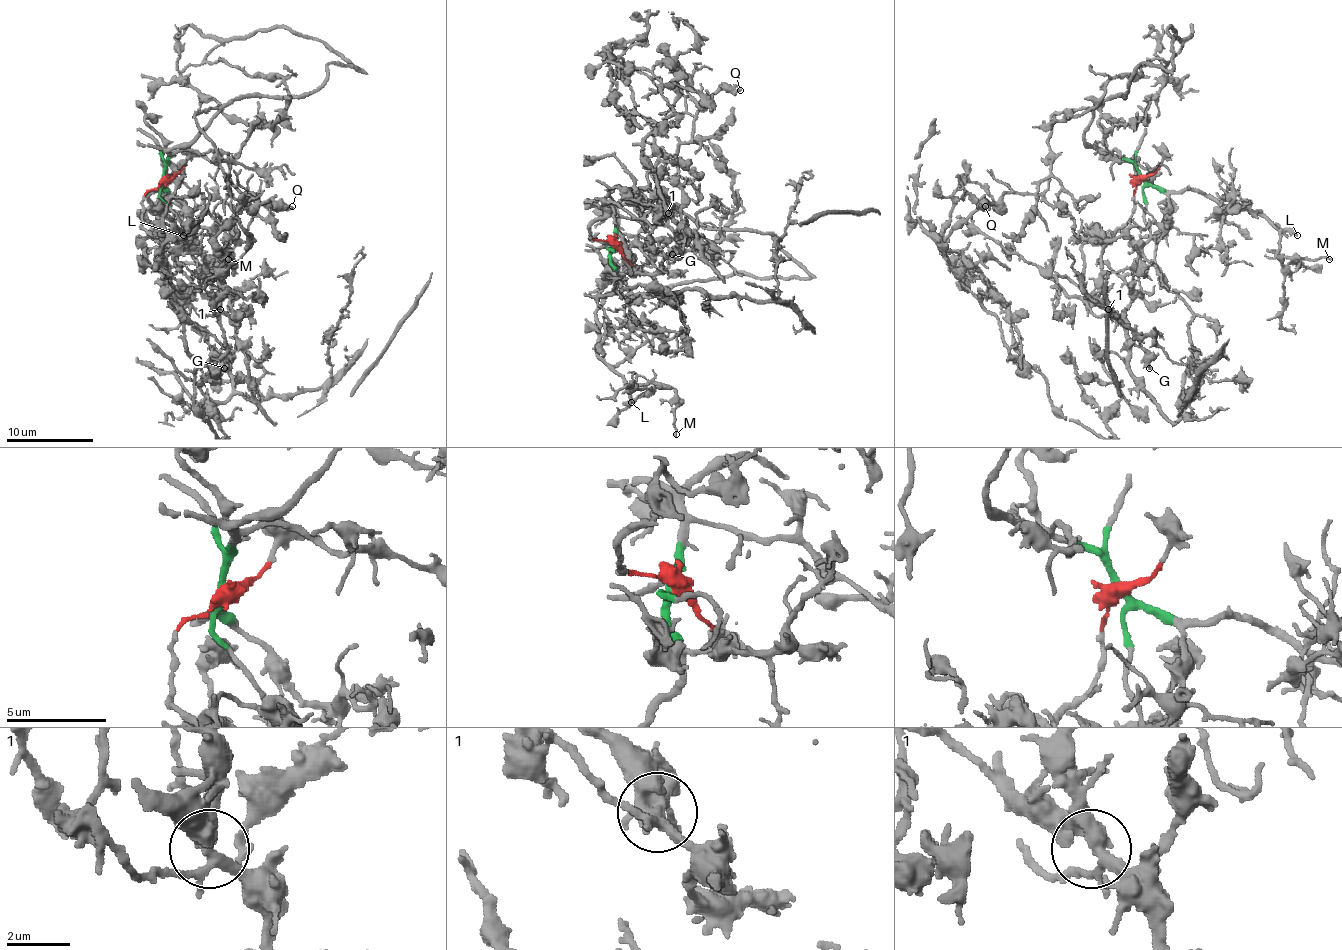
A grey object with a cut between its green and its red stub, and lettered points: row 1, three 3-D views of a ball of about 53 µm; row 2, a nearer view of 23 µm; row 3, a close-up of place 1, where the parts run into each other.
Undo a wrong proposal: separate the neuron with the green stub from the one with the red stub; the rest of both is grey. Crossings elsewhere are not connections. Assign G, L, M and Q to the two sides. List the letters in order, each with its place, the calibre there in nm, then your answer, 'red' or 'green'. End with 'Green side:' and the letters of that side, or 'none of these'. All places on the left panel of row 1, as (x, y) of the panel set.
G: place (224, 368); calibre 400 nm; red
L: place (183, 235); calibre 320 nm; green
M: place (228, 259); calibre 190 nm; green
Q: place (292, 206); calibre 360 nm; green
Green side: L, M, Q

